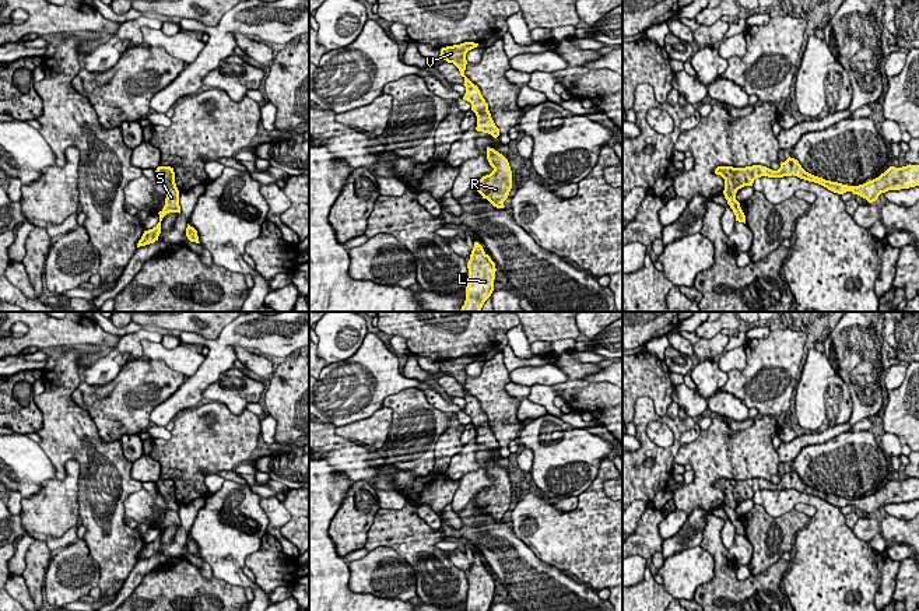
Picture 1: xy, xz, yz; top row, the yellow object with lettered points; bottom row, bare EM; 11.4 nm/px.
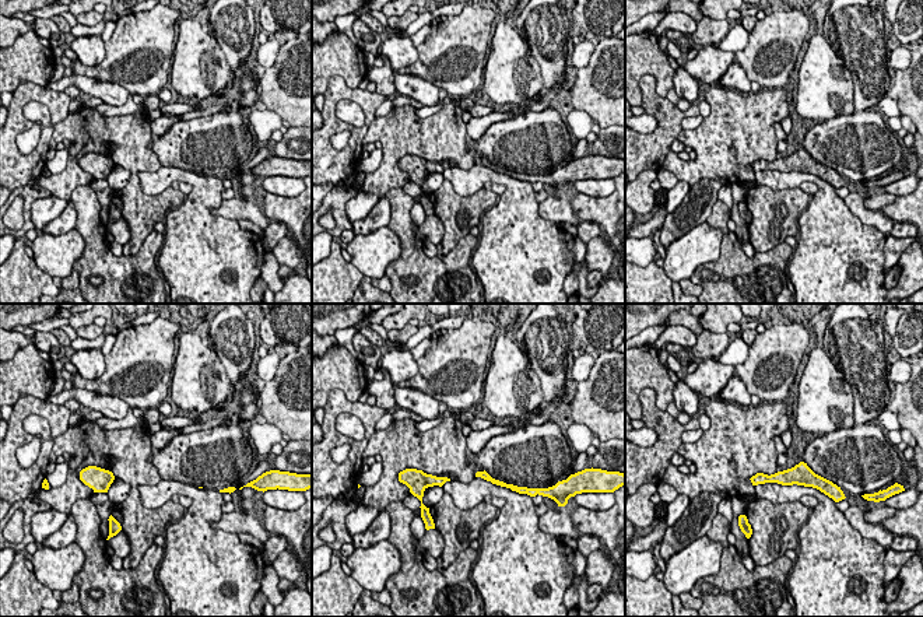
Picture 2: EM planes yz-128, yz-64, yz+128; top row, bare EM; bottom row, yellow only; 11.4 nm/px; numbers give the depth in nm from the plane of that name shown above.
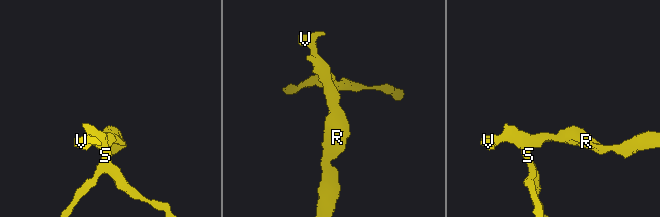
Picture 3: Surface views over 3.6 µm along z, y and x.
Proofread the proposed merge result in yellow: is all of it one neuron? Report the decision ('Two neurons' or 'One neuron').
One neuron

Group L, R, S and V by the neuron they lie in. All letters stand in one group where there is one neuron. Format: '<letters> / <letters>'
L R S V

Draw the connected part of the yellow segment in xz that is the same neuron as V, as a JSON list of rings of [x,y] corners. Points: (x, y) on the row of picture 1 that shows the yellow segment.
[[[464,42],[460,45],[453,45],[453,46],[446,46],[441,49],[439,57],[446,60],[448,63],[453,63],[459,71],[460,76],[464,78],[464,87],[466,87],[466,94],[463,96],[464,101],[471,103],[471,110],[477,116],[477,131],[488,133],[494,138],[499,136],[499,129],[495,126],[491,113],[488,110],[488,103],[483,98],[480,89],[477,85],[474,85],[466,76],[466,53],[474,48],[477,48],[478,43],[474,42]]]

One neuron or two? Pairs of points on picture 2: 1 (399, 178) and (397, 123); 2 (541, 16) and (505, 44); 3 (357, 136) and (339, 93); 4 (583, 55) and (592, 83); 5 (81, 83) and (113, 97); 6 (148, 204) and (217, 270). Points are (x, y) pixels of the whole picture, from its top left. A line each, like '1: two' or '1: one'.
1: one
2: two
3: one
4: two
5: one
6: two

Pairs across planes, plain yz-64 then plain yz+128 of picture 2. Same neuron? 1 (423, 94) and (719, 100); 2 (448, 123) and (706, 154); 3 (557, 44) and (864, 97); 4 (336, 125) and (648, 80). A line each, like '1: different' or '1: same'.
1: different
2: same
3: same
4: same

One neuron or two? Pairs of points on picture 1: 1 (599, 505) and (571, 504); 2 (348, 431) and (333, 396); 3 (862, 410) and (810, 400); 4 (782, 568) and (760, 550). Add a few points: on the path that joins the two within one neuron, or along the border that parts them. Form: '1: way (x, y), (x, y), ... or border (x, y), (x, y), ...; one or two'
1: border (549, 501), (561, 511), (572, 511), (579, 501); two
2: border (376, 411), (336, 428); two
3: border (842, 379), (849, 390), (851, 417), (825, 427); two
4: border (781, 557), (753, 576); two

